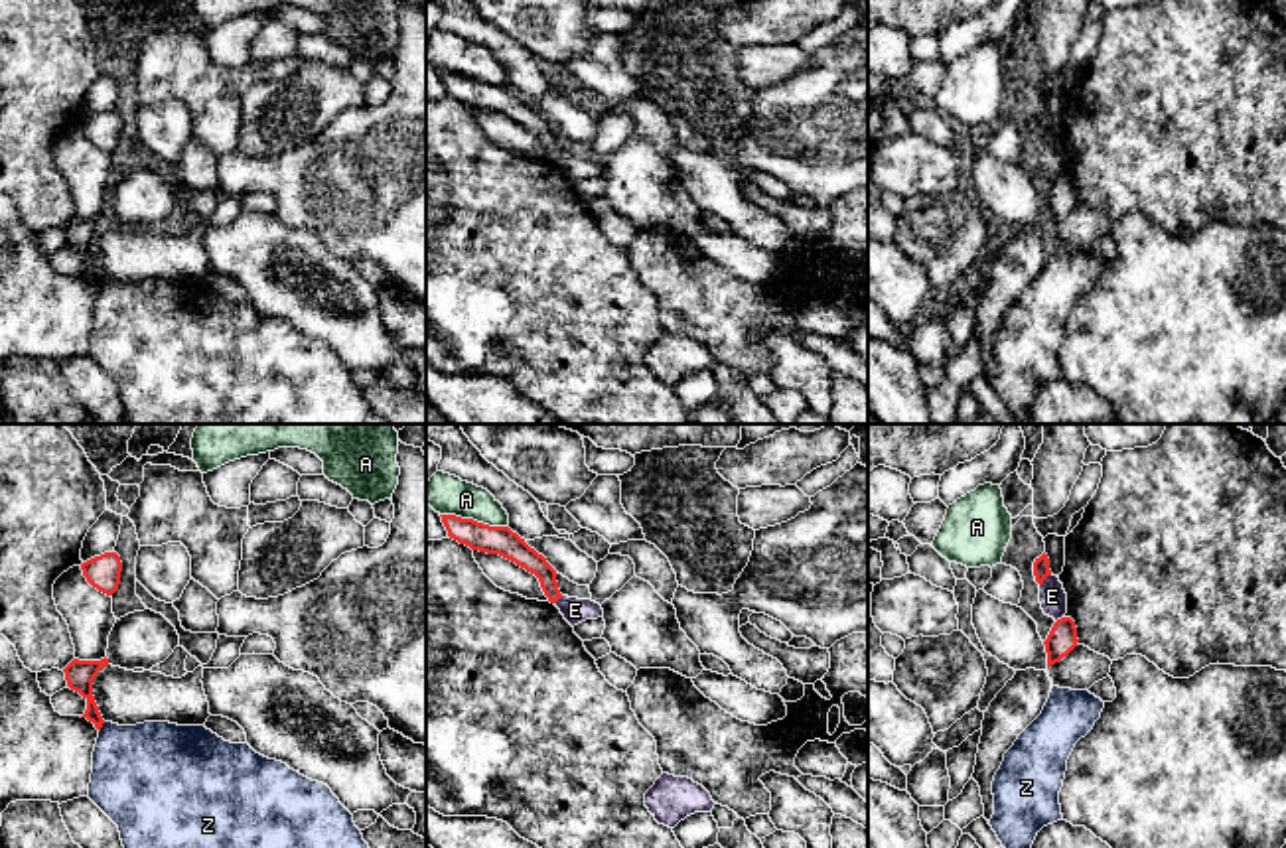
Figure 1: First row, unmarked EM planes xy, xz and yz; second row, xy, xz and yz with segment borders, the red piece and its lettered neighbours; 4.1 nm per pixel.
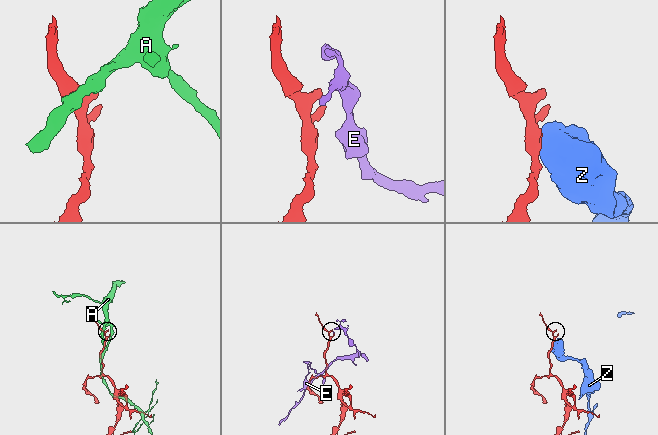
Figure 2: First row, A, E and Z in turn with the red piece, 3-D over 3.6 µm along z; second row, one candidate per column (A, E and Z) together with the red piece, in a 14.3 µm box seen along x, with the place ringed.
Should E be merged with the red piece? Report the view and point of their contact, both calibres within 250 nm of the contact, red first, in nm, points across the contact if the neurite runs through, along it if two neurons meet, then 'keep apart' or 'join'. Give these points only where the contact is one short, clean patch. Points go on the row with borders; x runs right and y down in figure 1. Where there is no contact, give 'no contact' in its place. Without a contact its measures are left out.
yz (1044, 578) | 70/110 nm | along yz (1052, 574), (1040, 586) | keep apart

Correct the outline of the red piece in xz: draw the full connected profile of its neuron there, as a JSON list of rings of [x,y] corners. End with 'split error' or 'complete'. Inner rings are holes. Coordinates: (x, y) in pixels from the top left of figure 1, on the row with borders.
[[[456,515],[440,517],[450,538],[469,546],[471,550],[499,554],[535,574],[550,603],[556,603],[562,598],[556,582],[556,570],[509,527],[489,527]]] | complete

